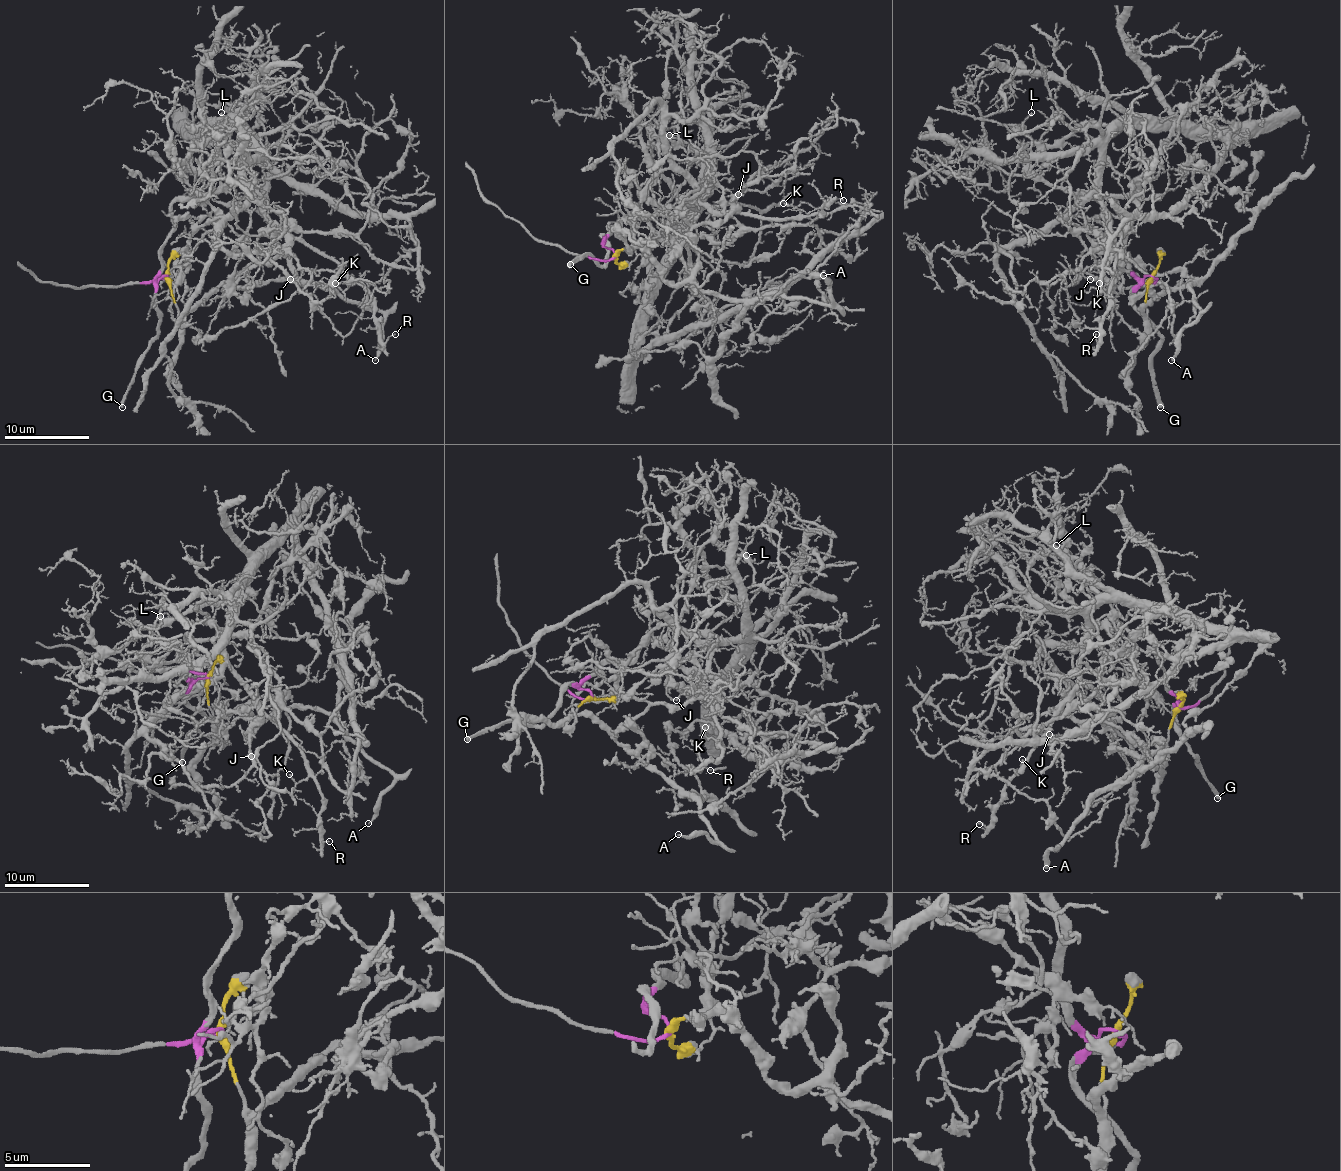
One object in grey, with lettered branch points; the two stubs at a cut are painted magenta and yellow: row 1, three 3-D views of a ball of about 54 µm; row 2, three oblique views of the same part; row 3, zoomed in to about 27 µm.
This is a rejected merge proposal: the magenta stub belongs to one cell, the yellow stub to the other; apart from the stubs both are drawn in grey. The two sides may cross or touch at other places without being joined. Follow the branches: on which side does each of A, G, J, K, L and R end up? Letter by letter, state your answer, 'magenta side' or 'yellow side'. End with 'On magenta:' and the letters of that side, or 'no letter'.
A: yellow side
G: magenta side
J: yellow side
K: yellow side
L: magenta side
R: yellow side
On magenta: G, L

